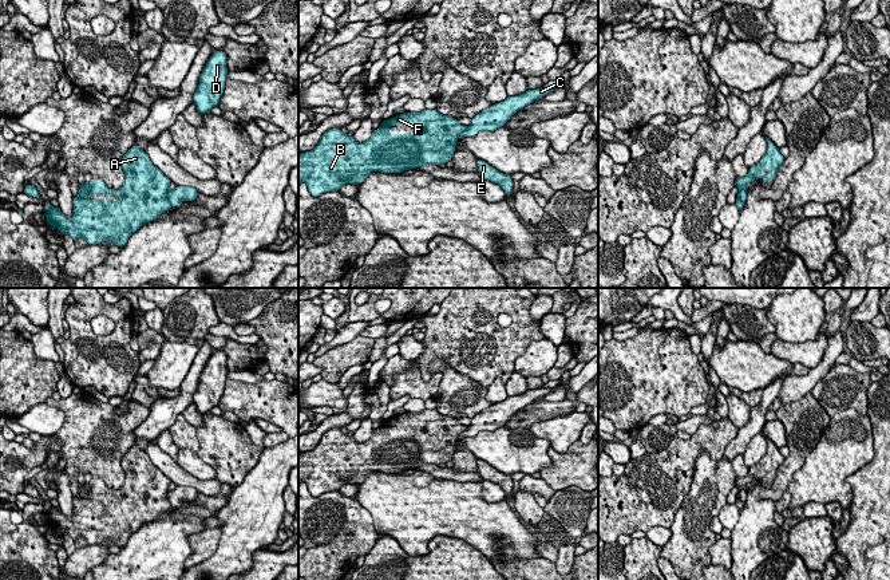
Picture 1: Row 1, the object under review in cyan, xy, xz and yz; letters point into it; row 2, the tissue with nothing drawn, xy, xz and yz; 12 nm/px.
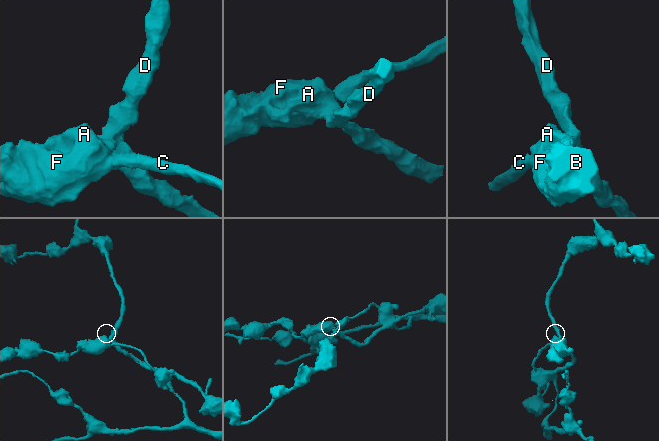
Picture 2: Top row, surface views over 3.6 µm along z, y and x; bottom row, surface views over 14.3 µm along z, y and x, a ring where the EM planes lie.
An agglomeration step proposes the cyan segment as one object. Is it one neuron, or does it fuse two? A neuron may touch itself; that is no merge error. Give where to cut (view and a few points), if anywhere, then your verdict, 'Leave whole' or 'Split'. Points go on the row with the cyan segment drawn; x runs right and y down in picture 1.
Split along xy (167, 189), (167, 200), (171, 205). Split

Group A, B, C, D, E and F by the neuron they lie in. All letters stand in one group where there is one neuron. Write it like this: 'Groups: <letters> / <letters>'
Groups: A B D E F / C

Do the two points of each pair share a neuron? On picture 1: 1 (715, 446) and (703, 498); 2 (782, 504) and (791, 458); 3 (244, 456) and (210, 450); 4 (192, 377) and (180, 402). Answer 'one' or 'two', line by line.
1: two
2: two
3: one
4: one

